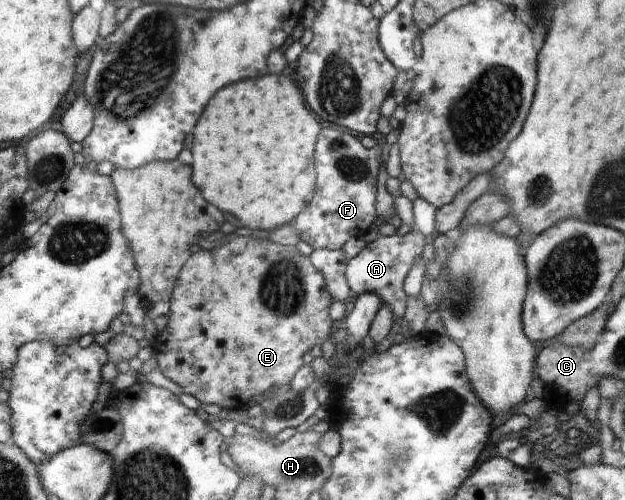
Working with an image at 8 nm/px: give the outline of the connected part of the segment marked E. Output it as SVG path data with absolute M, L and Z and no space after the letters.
M234 236L228 241L213 249L201 249L191 253L189 259L182 265L179 272L176 288L173 290L173 298L170 301L170 311L166 328L159 332L152 343L152 349L156 352L158 367L166 378L174 381L182 390L194 398L198 398L204 406L216 404L220 408L238 410L246 406L248 402L273 386L285 388L290 384L294 375L307 361L307 353L315 346L321 346L332 334L333 320L329 314L332 296L326 287L323 274L314 268L309 257L302 255L292 245L281 245L268 239L252 238L252 236Z

